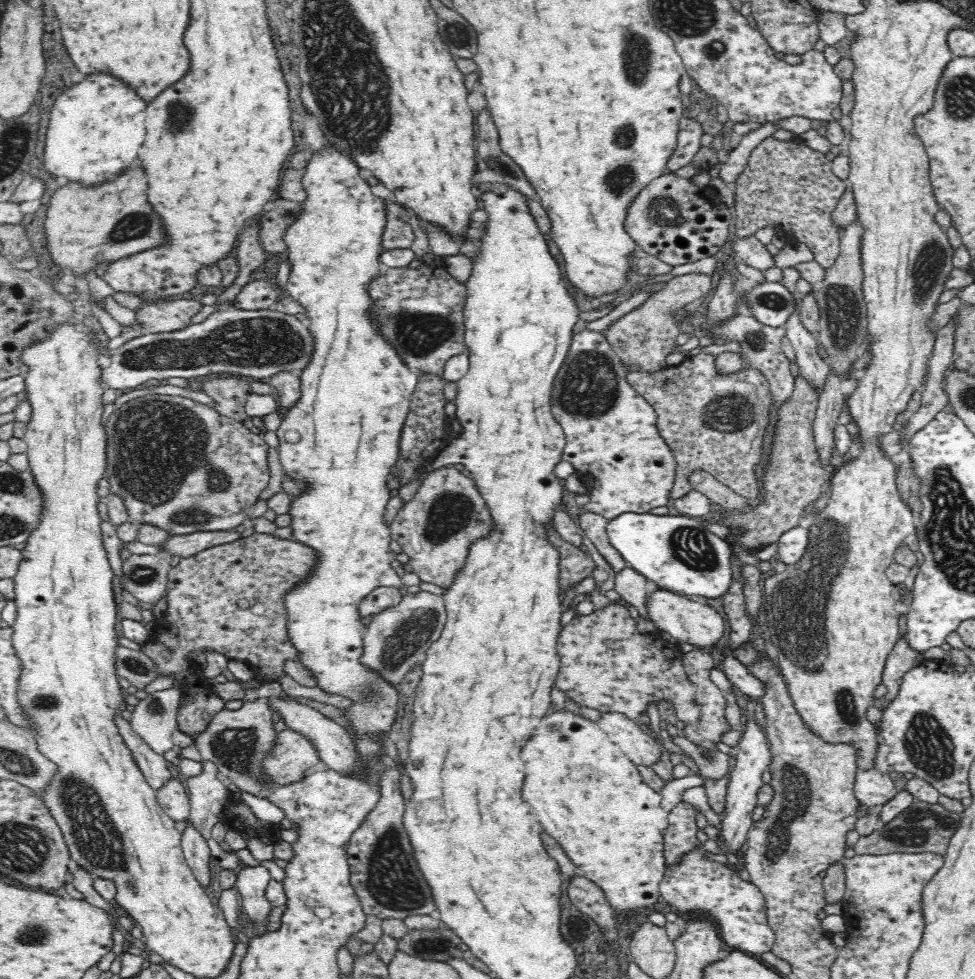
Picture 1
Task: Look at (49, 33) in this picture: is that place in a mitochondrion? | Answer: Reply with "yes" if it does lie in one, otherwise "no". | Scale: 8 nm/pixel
no

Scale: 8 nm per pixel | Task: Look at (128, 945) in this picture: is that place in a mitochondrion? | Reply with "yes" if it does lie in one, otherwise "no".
no

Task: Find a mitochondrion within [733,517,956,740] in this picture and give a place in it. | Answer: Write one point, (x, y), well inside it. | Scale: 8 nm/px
(845, 707)

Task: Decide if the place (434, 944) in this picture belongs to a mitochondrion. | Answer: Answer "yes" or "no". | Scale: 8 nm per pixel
yes

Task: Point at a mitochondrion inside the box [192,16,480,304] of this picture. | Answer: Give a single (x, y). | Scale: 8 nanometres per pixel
(457, 34)

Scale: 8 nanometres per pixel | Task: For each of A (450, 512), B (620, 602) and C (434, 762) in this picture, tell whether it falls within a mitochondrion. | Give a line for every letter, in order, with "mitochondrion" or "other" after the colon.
A: mitochondrion
B: other
C: other

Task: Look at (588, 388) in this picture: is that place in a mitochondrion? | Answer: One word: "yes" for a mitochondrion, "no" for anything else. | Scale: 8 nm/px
yes

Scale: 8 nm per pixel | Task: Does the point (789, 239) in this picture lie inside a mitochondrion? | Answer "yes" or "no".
no

